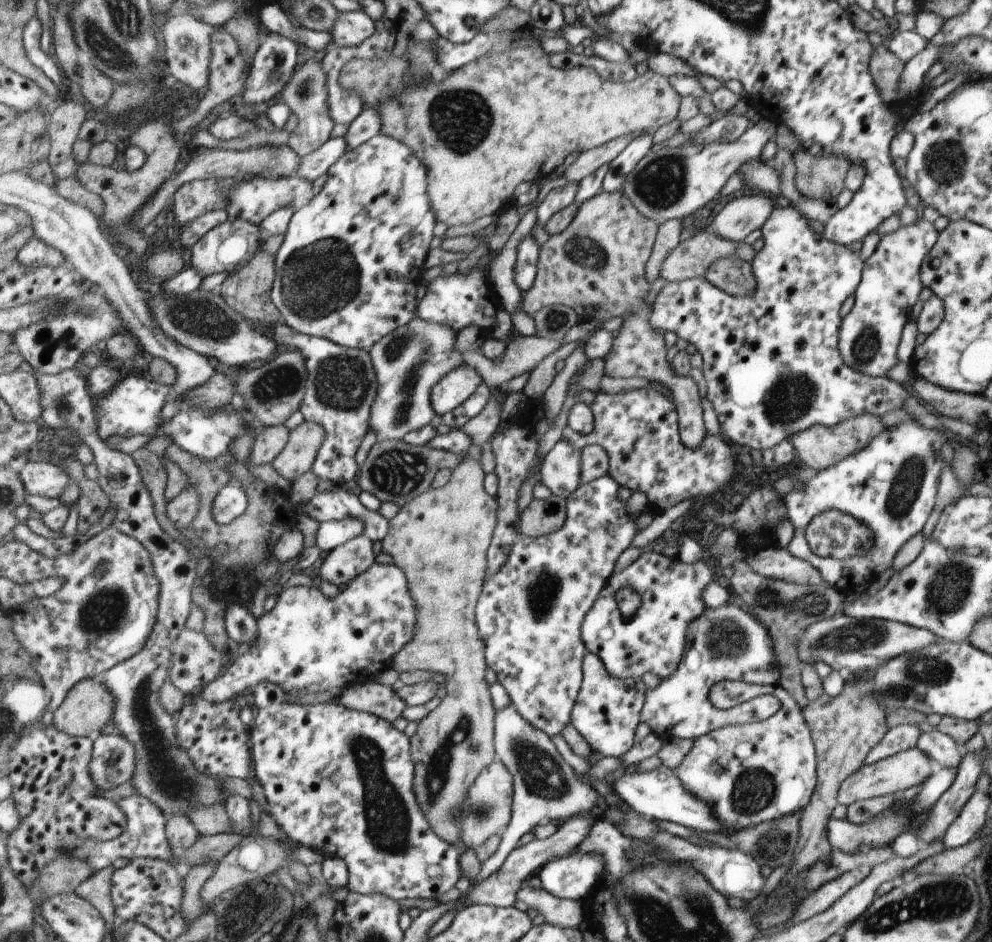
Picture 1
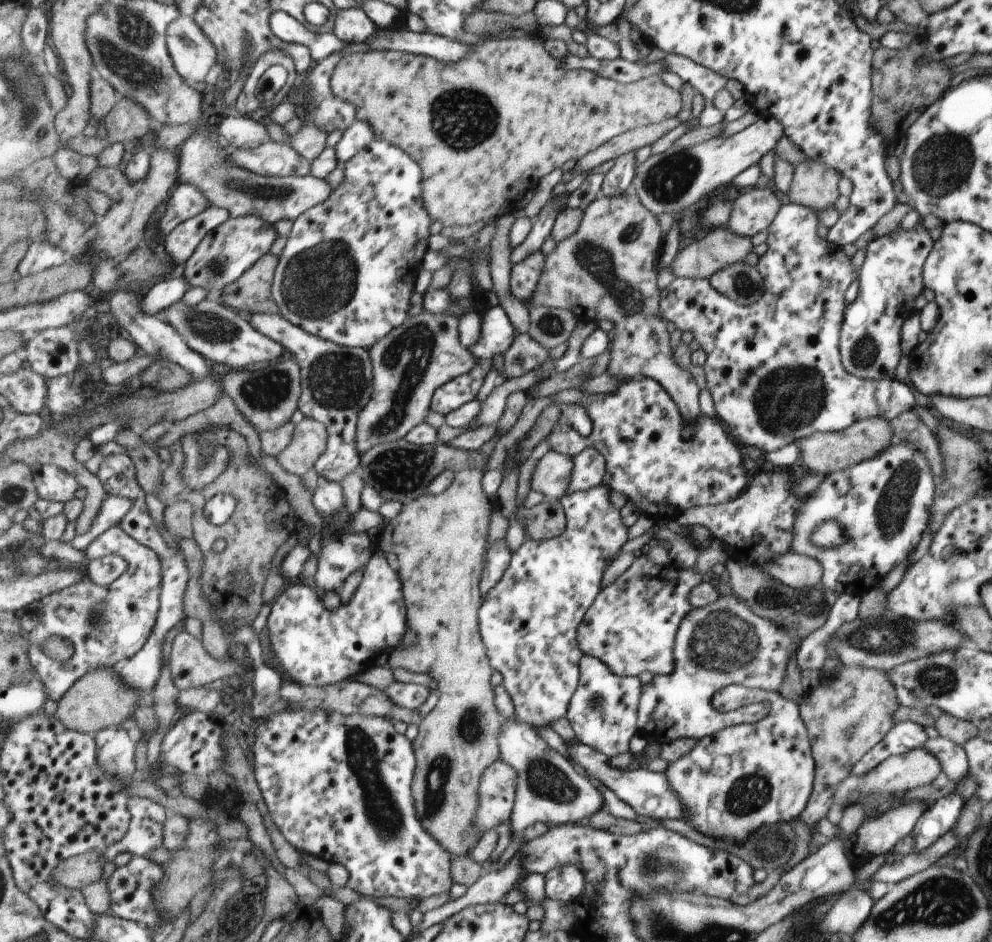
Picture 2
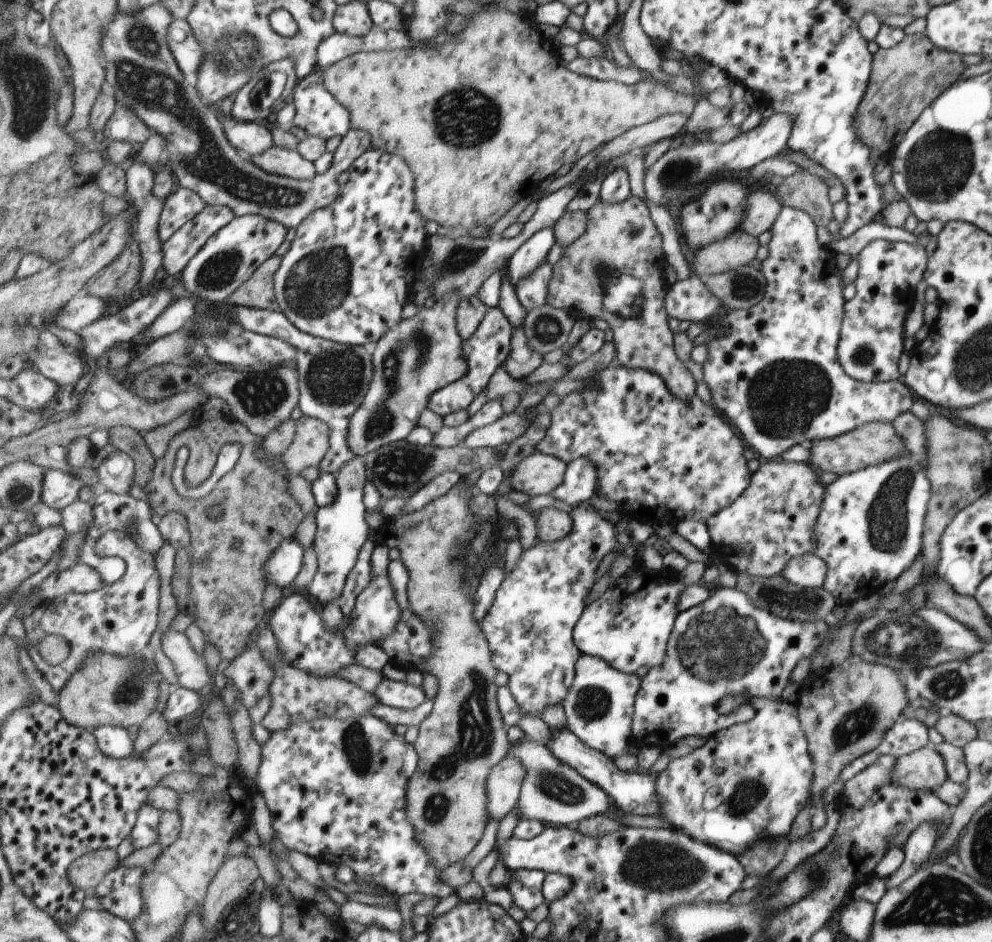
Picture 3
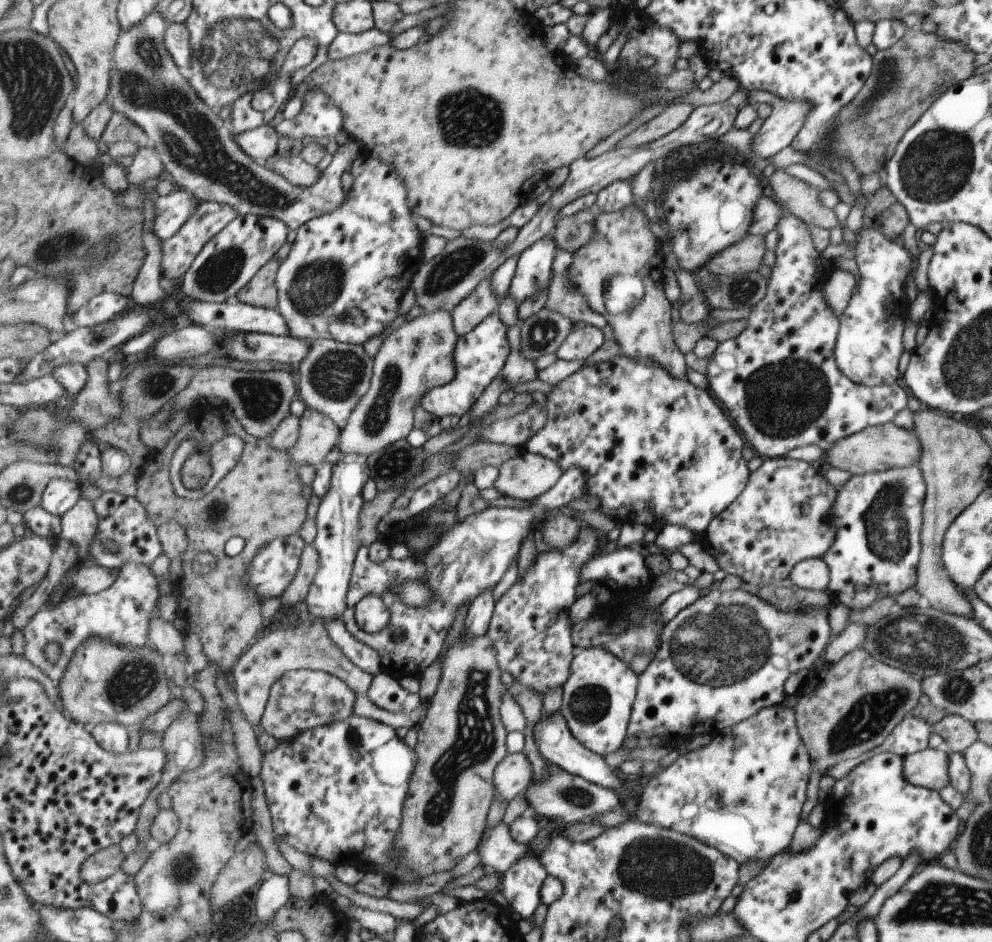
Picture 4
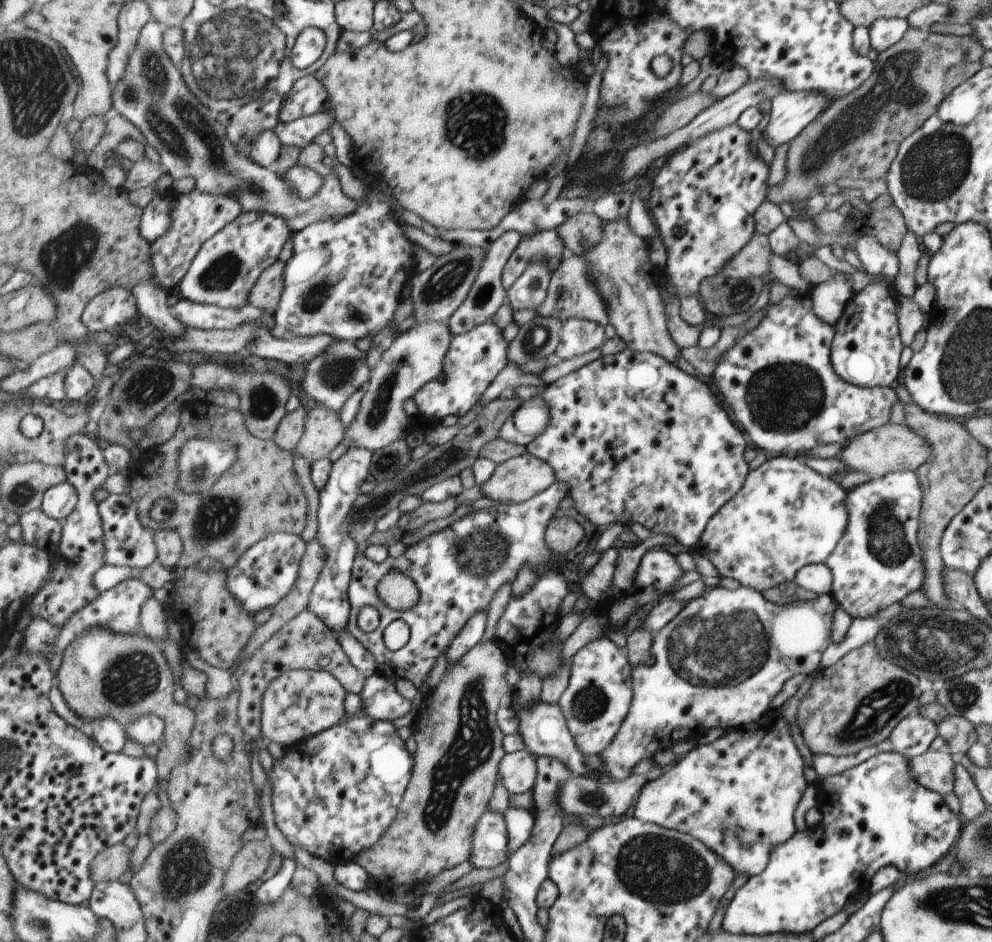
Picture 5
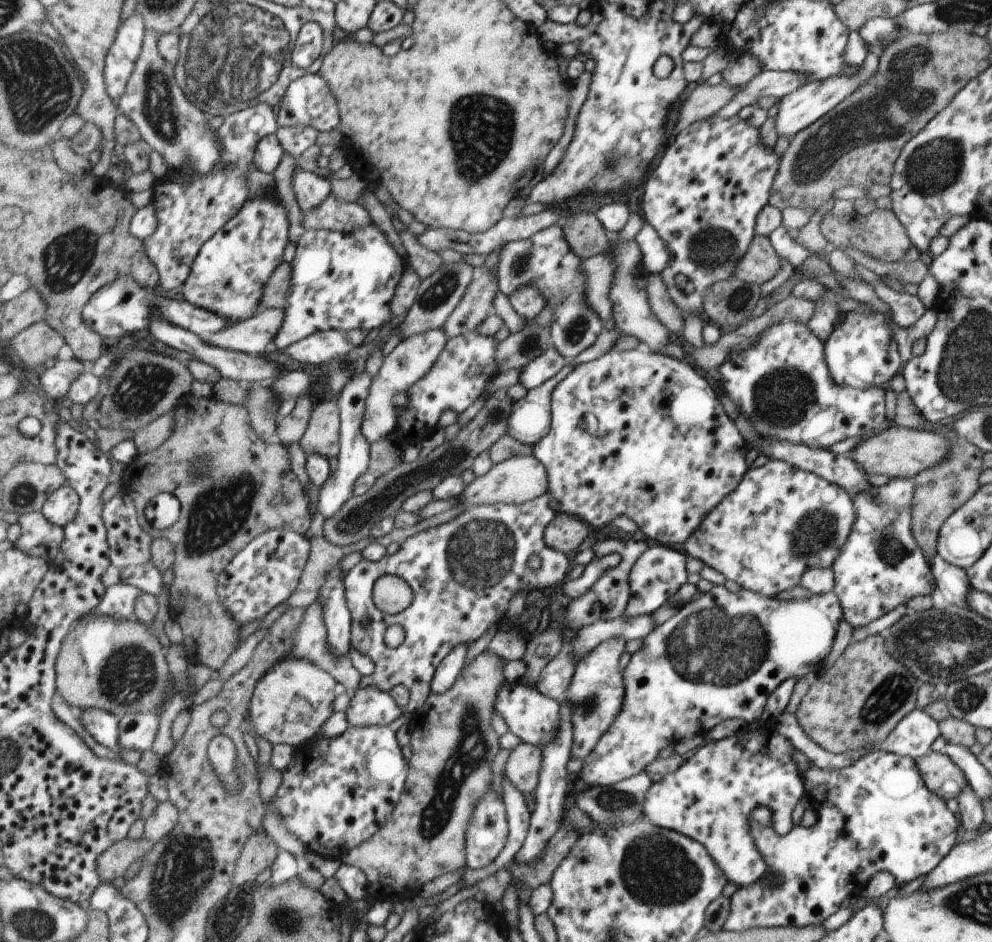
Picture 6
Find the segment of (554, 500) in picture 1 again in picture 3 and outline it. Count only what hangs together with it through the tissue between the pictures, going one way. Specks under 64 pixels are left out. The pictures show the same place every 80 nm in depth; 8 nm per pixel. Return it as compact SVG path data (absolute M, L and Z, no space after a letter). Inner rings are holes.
M555 507L543 508L538 517L535 528L538 530L538 538L543 543L552 543L563 540L574 529L572 515Z

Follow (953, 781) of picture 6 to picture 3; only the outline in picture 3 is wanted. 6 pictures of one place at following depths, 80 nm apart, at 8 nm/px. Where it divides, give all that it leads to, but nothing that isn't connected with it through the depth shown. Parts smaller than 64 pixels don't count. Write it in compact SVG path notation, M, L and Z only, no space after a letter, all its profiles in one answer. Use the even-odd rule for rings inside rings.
M932 745L896 757L890 780L910 789L935 791L946 779L945 762Z

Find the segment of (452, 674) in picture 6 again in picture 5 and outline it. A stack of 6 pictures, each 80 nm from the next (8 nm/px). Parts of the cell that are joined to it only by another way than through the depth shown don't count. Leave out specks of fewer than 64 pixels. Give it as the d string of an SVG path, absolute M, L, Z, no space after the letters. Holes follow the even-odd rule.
M487 611L478 612L474 617L471 617L467 626L459 633L457 639L449 647L446 654L448 666L453 667L462 662L463 657L472 649L481 643L481 638L487 630Z

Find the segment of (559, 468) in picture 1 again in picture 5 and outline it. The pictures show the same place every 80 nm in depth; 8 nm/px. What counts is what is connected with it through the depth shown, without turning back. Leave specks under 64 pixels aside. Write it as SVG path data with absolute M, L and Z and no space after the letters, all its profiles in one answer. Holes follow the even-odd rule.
M527 452L498 465L481 489L485 497L498 503L522 503L538 497L556 482L554 468Z

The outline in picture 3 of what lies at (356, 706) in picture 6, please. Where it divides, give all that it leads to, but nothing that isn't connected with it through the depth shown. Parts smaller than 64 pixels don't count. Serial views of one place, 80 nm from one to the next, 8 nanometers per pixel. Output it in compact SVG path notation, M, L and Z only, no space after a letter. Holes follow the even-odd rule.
M383 679L373 692L384 705L413 710L427 700L425 692L405 681Z

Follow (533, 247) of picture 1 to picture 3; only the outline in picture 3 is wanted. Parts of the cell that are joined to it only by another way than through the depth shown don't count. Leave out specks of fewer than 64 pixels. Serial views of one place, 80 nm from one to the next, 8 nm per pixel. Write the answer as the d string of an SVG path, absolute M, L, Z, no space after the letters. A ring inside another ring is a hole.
M547 262L542 264L530 277L523 279L515 288L517 298L524 304L524 309L530 313L536 308L547 304L551 281L553 281L554 266Z

